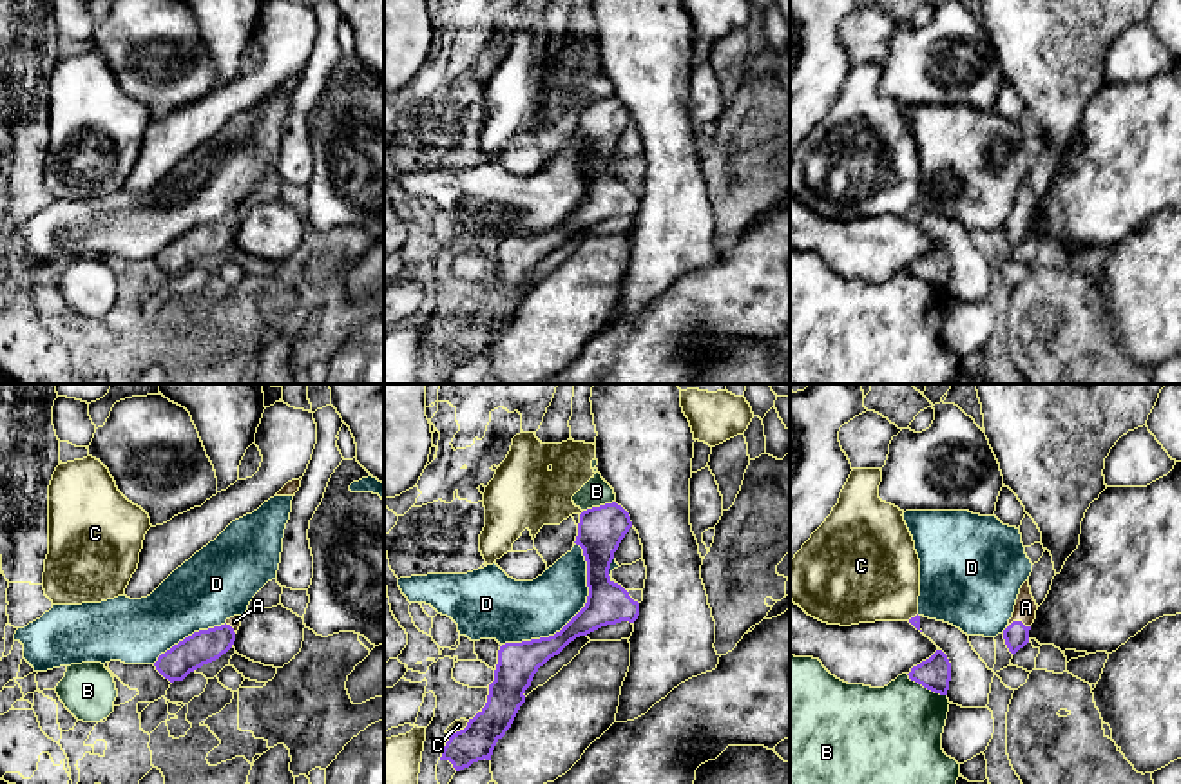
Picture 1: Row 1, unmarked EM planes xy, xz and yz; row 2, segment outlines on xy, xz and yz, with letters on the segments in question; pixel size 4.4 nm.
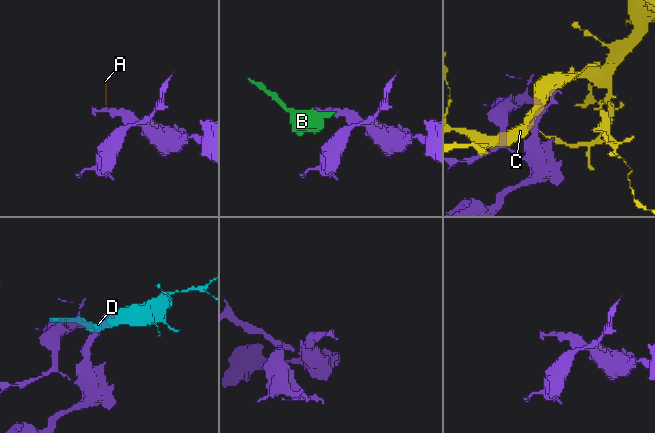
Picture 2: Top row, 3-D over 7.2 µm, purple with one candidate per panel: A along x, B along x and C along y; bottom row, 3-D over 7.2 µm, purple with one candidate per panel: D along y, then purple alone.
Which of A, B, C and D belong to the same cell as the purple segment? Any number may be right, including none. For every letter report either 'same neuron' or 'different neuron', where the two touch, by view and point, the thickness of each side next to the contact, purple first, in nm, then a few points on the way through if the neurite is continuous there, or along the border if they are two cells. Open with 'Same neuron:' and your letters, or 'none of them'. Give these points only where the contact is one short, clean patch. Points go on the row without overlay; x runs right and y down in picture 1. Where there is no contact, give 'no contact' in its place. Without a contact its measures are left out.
Same neuron: A
A: same neuron | yz (1018, 216) | 110/100 nm | across yz (1017, 229), (1018, 216), (1026, 201)
B: different neuron | yz (926, 281) | 140/420 nm
C: different neuron | xz (460, 325) | 160/50 nm
D: different neuron | xz (575, 210) | 190/280 nm

